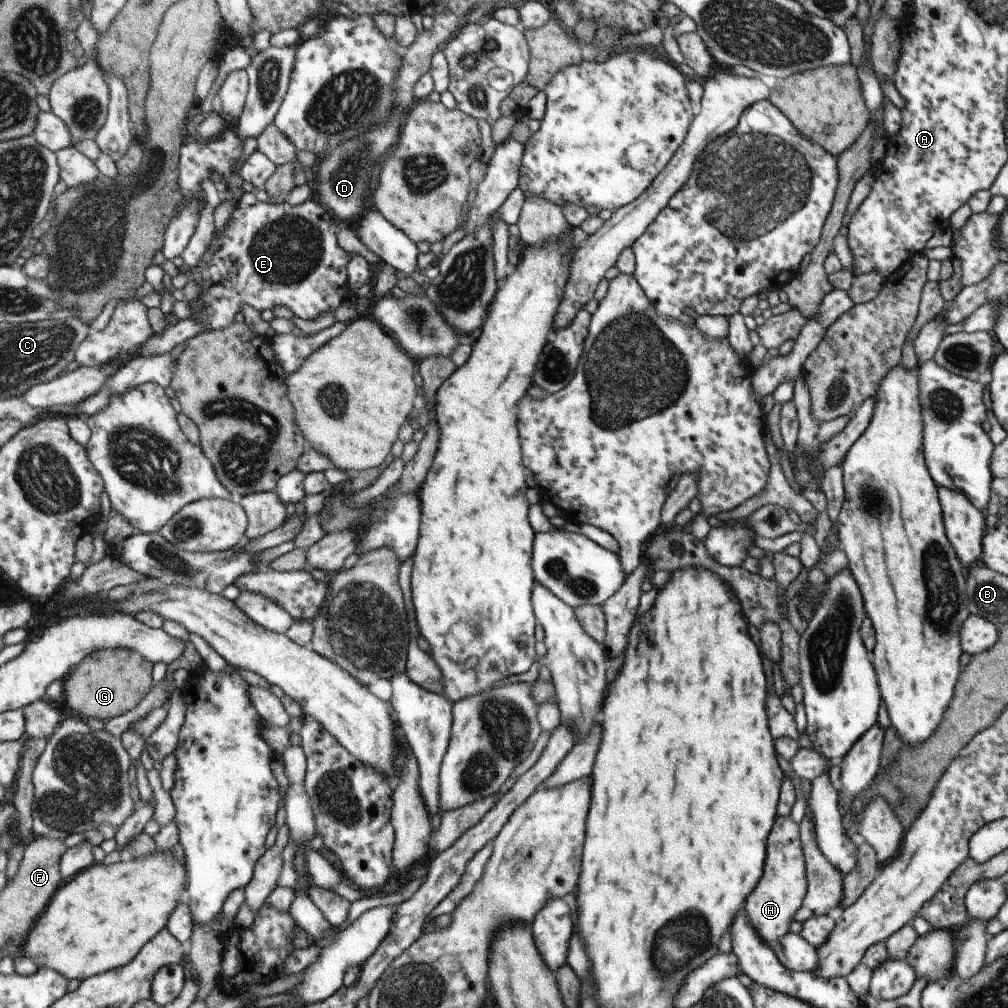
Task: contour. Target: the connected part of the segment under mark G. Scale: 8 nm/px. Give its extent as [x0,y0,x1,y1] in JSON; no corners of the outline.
[62,648,153,719]

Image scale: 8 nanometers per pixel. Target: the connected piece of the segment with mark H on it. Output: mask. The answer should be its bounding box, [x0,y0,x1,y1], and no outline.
[742,816,806,945]

